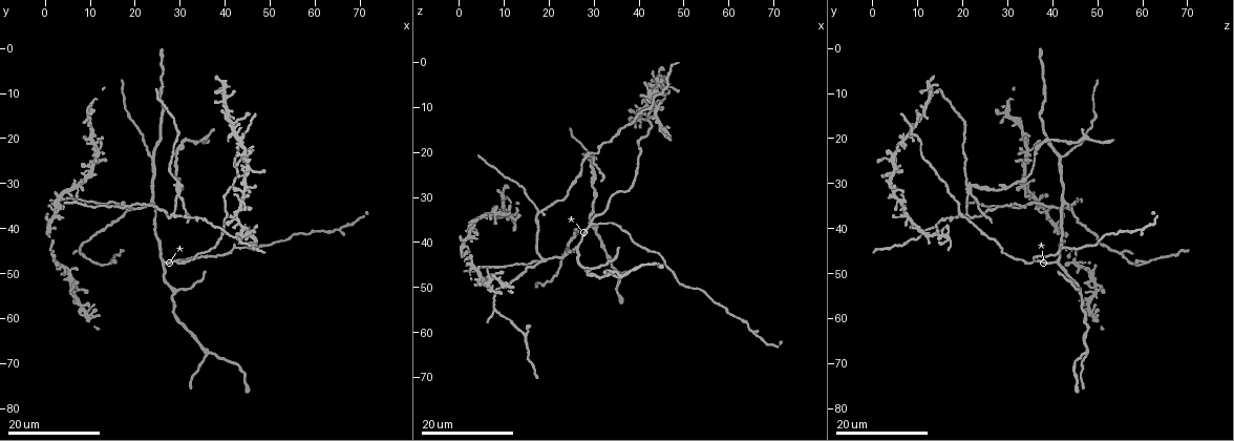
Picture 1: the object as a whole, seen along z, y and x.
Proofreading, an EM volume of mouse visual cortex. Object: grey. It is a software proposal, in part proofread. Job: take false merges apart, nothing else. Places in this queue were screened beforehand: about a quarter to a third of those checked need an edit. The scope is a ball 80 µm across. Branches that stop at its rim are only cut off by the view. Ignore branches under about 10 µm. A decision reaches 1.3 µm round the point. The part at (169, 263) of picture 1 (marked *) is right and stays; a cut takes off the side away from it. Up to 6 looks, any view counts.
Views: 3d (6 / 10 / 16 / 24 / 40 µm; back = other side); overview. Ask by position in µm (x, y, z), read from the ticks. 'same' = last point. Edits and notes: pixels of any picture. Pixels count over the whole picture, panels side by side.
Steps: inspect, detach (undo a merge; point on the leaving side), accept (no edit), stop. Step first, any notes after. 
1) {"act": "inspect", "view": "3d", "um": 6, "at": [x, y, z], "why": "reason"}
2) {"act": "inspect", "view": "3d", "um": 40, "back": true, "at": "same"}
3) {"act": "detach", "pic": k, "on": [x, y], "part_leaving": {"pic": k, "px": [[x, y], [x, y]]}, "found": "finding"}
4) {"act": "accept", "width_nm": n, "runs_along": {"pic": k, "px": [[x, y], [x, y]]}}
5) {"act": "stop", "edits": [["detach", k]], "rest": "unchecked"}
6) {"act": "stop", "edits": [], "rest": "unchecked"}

{"act": "inspect", "view": "3d", "um": 24, "at": [24.5, 24.0, 42.0], "why": "three arms meet"}

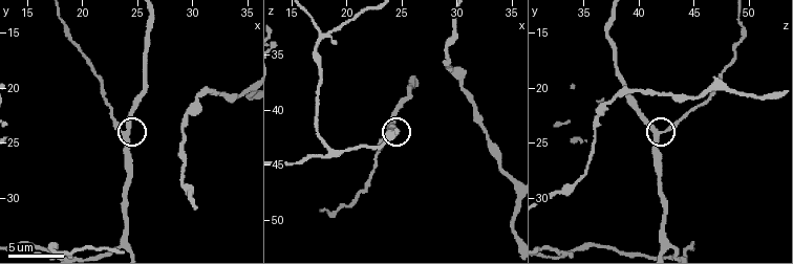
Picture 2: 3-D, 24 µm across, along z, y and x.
{"act": "inspect", "view": "3d", "um": 6, "at": [23.8, 24.2, 41.6]}

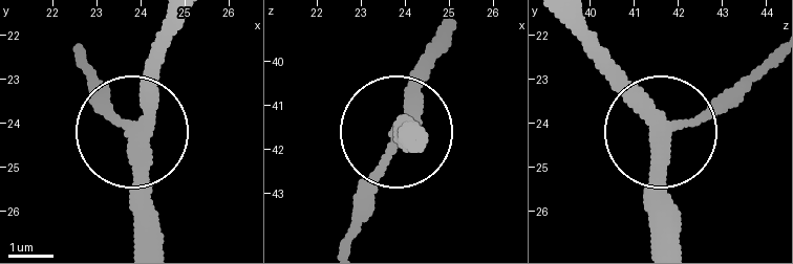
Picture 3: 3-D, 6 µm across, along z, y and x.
{"act": "accept", "runs_along": {"pic": 3, "px": [[678, 238], [662, 140], [711, 114], [764, 62]]}, "found": "one neuron here"}

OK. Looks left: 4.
{"act": "inspect", "view": "3d", "um": 24, "at": [18.0, 35.0, 33.0], "why": "four arms meet"}

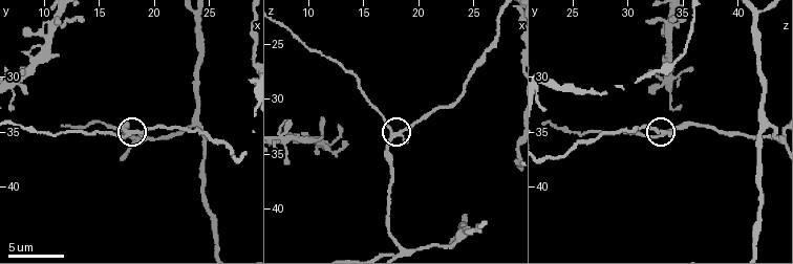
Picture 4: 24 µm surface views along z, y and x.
{"act": "inspect", "view": "3d", "um": 6, "at": [17.8, 35.0, 33.2]}

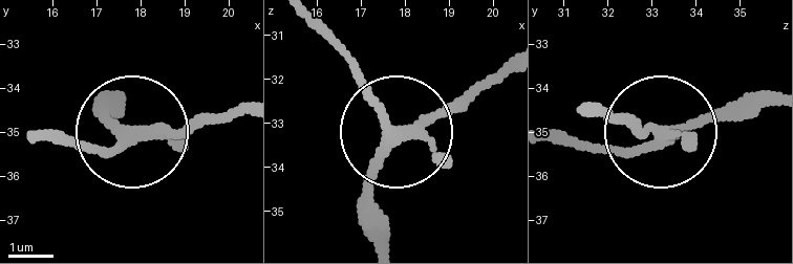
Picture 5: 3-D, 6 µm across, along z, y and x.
{"act": "accept", "arms": 4, "runs_along": {"pic": 5, "px": [[766, 101], [630, 146], [566, 146]]}, "found": "all the same neuron"}

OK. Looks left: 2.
{"act": "inspect", "view": "3d", "um": 24, "at": [26.0, 48.0, 41.0], "why": "three arms meet"}

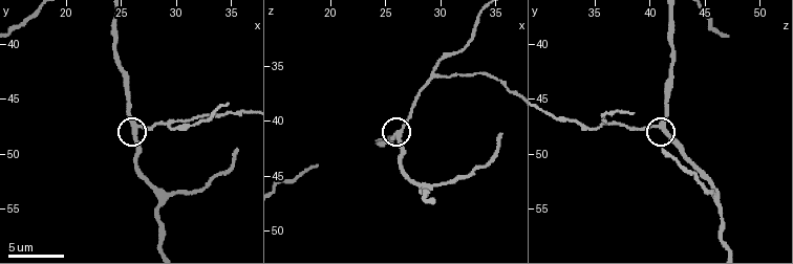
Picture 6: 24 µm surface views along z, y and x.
{"act": "inspect", "view": "3d", "um": 10, "at": [26.2, 47.6, 41.2], "why": "closer look"}

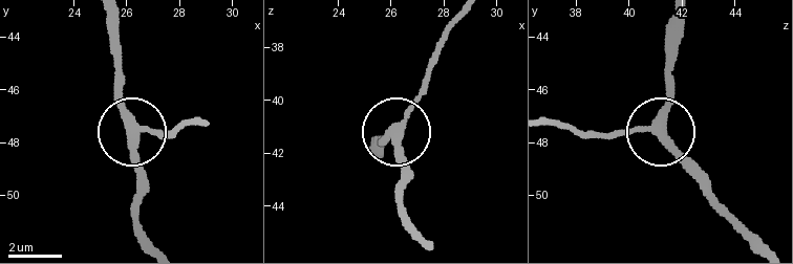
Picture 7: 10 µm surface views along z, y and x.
{"act": "accept", "arms": 3, "runs_along": {"pic": 7, "px": [[170, 132], [131, 134], [136, 177]]}, "found": "continuous, no second neuron"}

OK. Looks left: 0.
{"act": "stop", "edits": [], "rest": "unchecked"}

